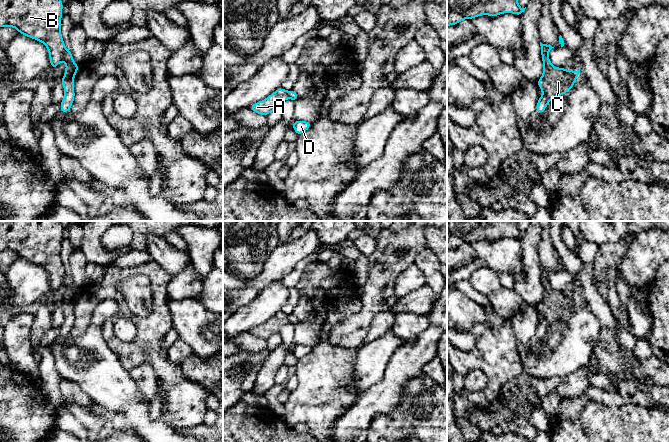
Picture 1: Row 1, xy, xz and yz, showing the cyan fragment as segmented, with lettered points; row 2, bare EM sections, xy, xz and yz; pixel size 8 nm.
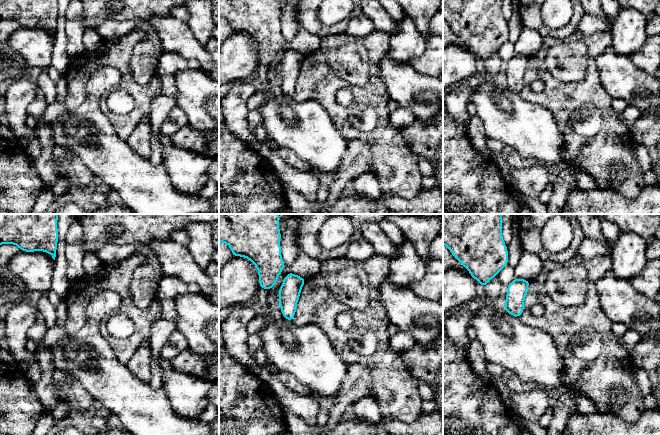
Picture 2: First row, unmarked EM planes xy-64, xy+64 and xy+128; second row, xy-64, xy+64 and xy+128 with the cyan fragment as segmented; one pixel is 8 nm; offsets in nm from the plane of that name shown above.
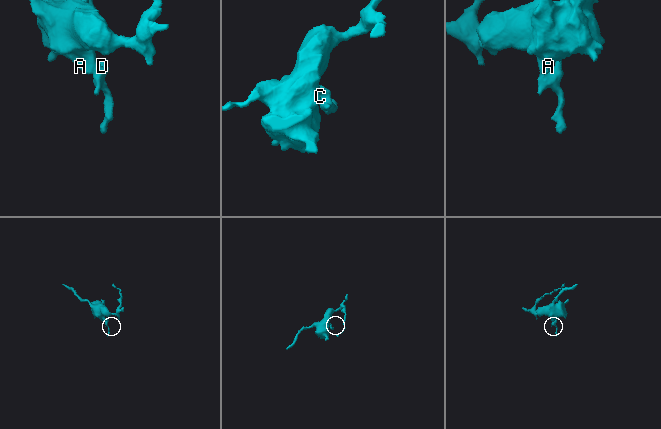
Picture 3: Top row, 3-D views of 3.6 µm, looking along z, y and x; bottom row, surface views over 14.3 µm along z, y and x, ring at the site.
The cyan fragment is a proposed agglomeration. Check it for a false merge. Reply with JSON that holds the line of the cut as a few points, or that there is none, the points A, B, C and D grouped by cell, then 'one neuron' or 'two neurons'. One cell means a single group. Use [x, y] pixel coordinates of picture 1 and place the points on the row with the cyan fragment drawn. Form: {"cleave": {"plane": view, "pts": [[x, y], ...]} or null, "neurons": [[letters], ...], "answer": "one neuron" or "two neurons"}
{"cleave": {"plane": "xy", "pts": [[65, 49], [62, 59]]}, "neurons": [["A", "B"], ["C", "D"]], "answer": "two neurons"}

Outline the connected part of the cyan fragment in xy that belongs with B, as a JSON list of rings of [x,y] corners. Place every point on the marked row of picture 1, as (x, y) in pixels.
[[[0,0],[0,27],[16,28],[19,34],[42,42],[48,50],[52,69],[63,60],[65,44],[61,35],[61,0]]]

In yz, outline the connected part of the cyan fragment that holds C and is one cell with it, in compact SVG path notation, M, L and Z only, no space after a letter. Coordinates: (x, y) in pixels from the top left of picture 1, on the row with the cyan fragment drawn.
M541 54L543 61L543 75L537 80L543 94L538 99L535 111L540 115L544 112L548 103L573 88L580 69L577 71L566 70L564 67L556 68L552 65L547 54Z

